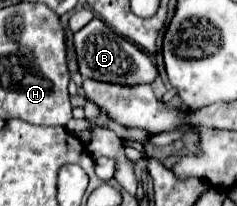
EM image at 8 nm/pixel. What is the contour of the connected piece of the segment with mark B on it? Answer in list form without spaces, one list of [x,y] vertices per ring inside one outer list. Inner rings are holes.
[[[93,18],[87,26],[83,26],[73,36],[77,64],[83,78],[121,84],[121,86],[135,86],[135,84],[153,84],[157,78],[157,68],[151,56],[131,44],[127,38],[115,34],[109,26],[105,26],[99,18]]]

